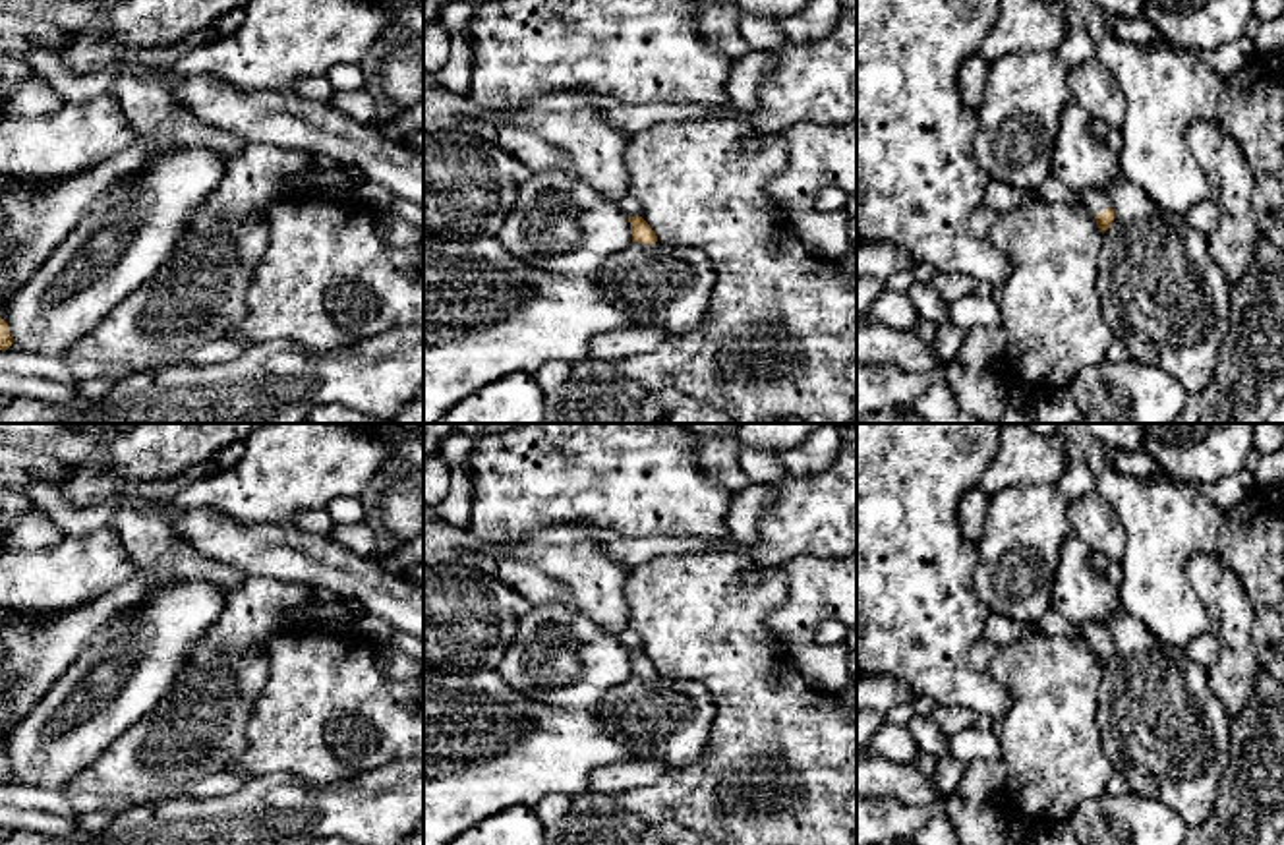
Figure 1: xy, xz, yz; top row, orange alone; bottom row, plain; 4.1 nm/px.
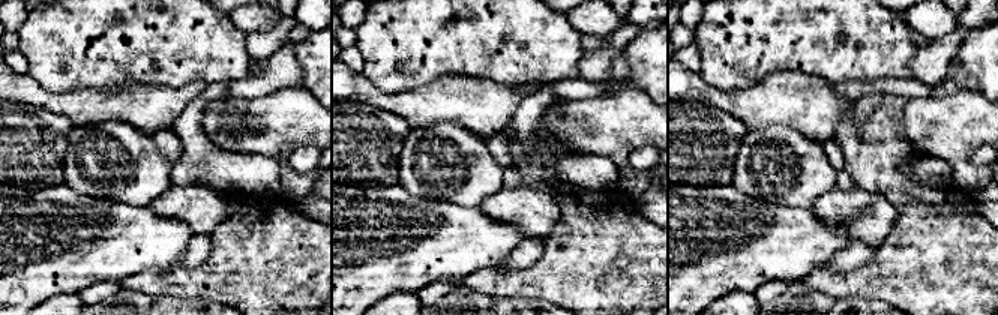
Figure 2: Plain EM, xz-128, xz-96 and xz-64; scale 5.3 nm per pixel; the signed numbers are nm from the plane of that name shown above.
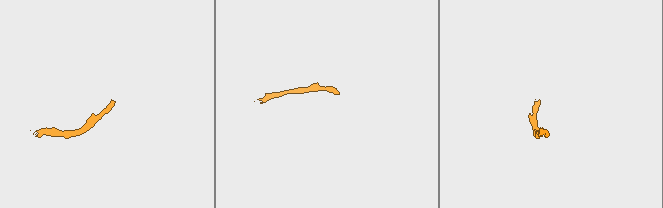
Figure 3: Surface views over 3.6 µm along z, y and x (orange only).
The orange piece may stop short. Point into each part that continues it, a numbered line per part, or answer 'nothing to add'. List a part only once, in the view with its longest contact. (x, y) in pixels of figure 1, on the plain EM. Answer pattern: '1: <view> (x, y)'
1: yz (1095, 633)

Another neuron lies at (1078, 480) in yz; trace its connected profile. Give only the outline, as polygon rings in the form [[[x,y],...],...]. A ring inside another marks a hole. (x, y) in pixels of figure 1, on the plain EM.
[[[1069,460],[1056,485],[1069,501],[1077,501],[1093,493],[1094,483],[1096,476],[1085,462]]]

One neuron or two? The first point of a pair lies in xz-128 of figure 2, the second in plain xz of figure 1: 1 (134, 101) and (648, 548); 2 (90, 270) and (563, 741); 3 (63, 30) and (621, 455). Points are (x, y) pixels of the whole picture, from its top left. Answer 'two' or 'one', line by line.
1: two
2: one
3: one

